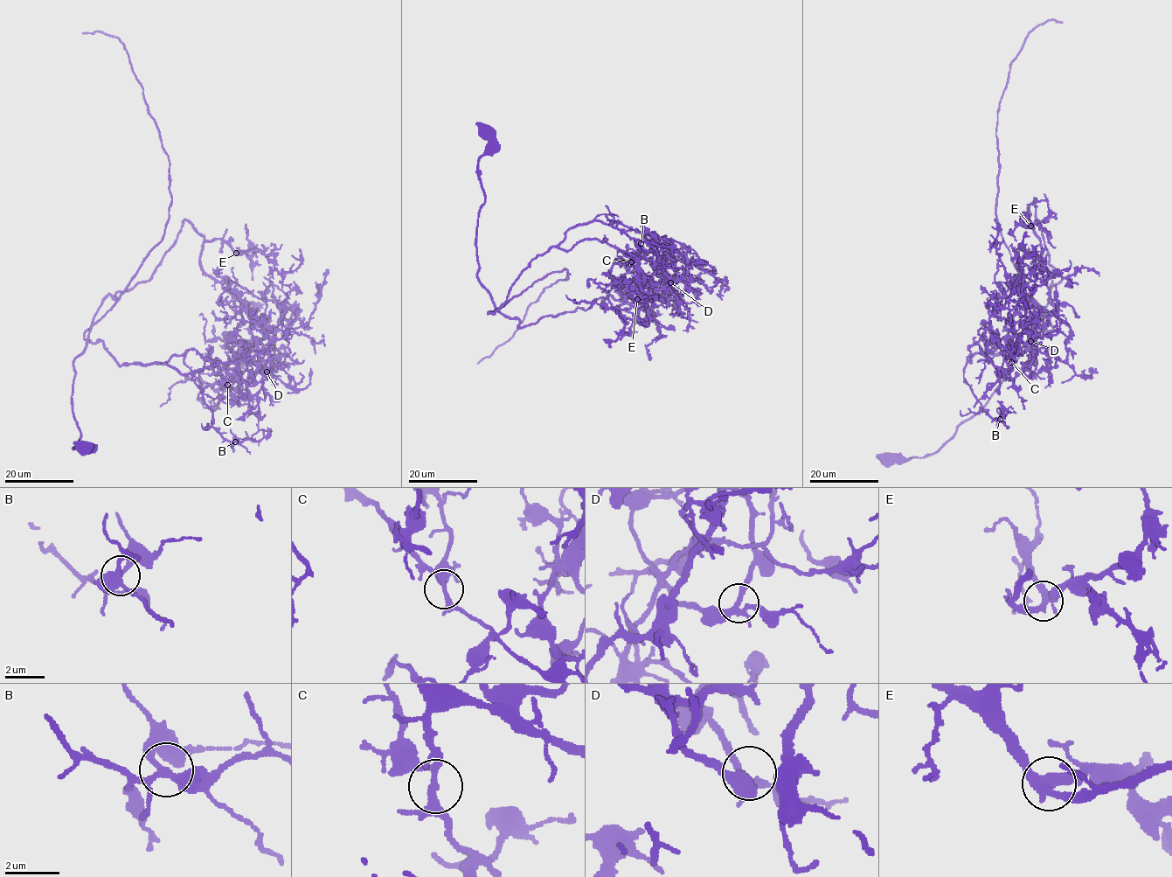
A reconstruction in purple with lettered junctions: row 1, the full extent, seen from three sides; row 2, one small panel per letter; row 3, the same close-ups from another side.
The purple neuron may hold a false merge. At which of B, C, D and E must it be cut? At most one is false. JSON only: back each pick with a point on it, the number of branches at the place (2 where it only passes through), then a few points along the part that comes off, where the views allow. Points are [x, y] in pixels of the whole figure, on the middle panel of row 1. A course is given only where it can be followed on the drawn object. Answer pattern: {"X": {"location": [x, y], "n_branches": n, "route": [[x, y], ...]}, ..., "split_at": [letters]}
{"C": {"location": [631, 261], "n_branches": 5, "route": [[631, 261], [597, 239], [538, 254], [488, 314], [552, 272], [570, 274], [544, 288], [510, 338], [477, 363]]}, "split_at": ["C"]}

